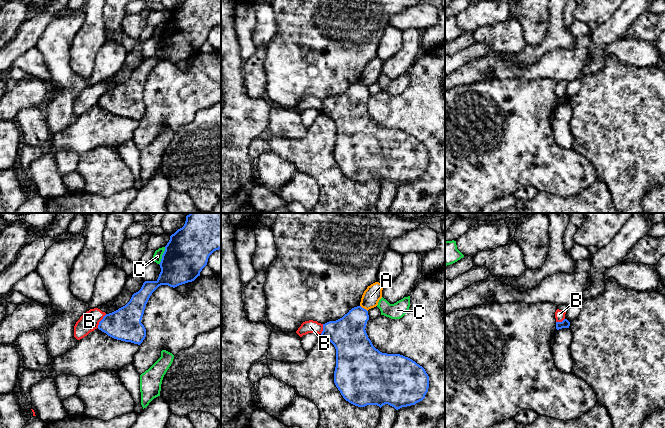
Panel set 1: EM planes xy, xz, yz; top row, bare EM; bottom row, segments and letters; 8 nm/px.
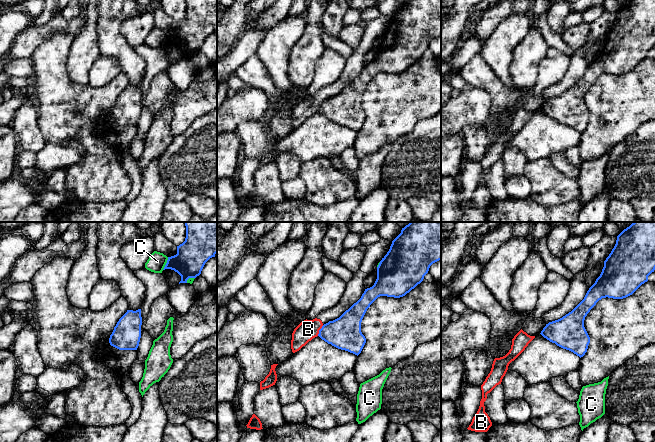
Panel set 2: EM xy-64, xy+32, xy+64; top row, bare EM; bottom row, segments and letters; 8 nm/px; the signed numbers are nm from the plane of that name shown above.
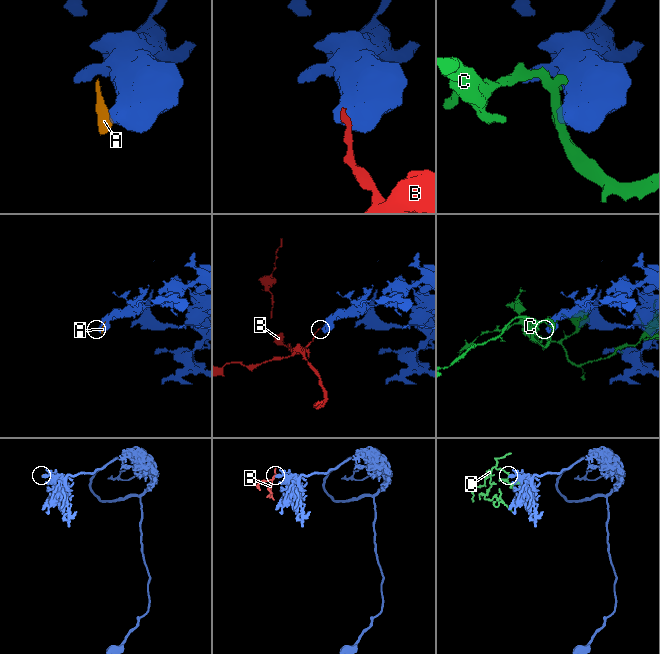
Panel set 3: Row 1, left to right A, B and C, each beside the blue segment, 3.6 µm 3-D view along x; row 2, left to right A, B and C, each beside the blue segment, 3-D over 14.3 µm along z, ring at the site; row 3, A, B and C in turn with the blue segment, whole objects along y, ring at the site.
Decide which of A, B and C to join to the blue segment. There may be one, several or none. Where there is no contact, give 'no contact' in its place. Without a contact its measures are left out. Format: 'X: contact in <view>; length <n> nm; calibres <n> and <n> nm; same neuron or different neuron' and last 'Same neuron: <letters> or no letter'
A: contact in xz; length 80 nm; calibres 280 and 140 nm; different neuron
B: contact in xy; length 130 nm; calibres 260 and 160 nm; different neuron
C: contact in xy; length 150 nm; calibres 360 and 70 nm; different neuron
Same neuron: no letter

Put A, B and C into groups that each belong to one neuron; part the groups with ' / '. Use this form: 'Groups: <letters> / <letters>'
Groups: A / B / C

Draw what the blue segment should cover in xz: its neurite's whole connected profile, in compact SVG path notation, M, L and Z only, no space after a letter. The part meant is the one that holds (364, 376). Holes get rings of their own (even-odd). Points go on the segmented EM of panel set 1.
M357 306L342 318L323 324L321 336L336 349L334 383L341 395L358 407L377 405L381 408L388 404L396 410L422 401L429 388L429 376L425 369L408 357L376 349L365 330L368 320L368 311Z

